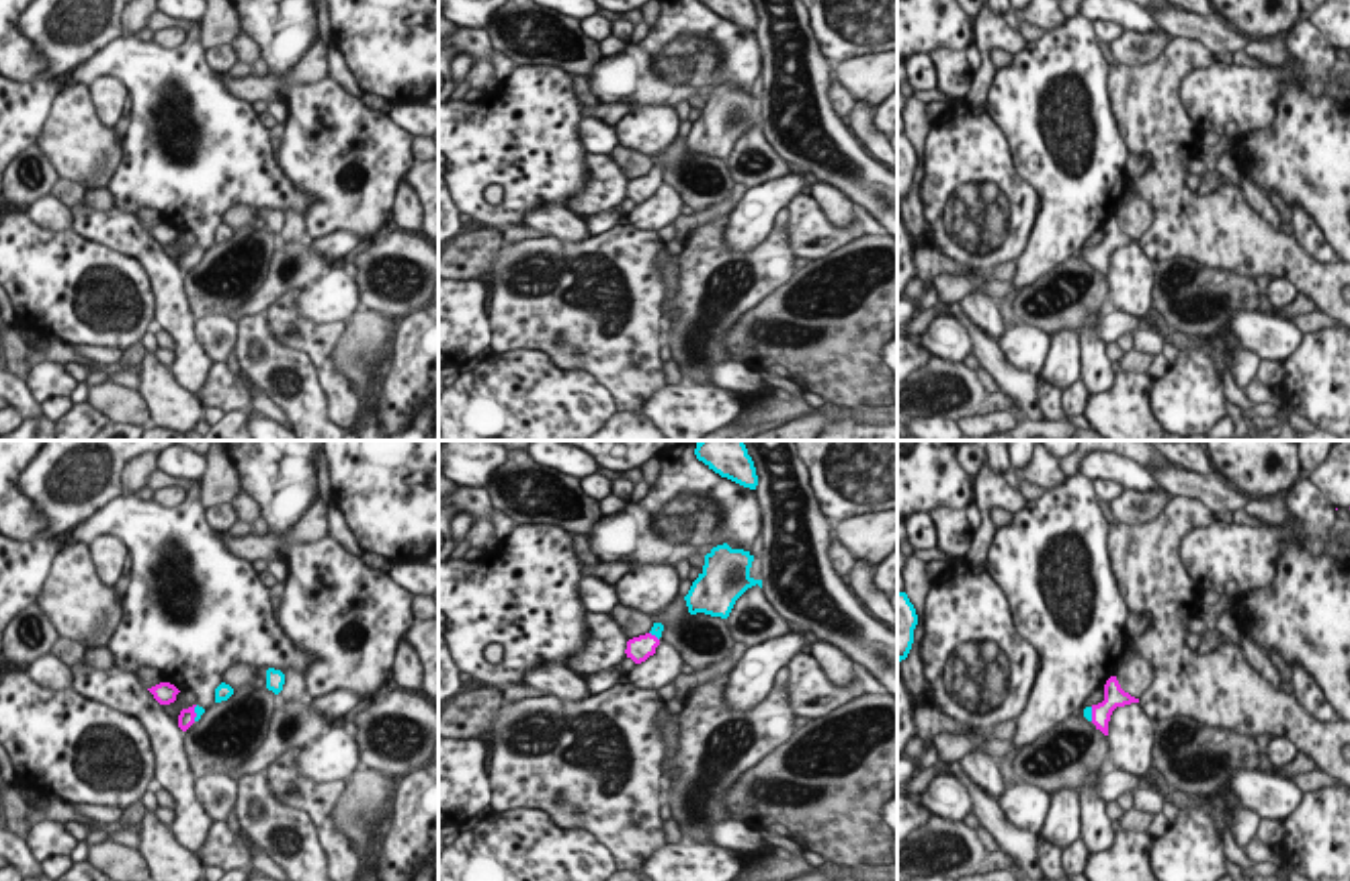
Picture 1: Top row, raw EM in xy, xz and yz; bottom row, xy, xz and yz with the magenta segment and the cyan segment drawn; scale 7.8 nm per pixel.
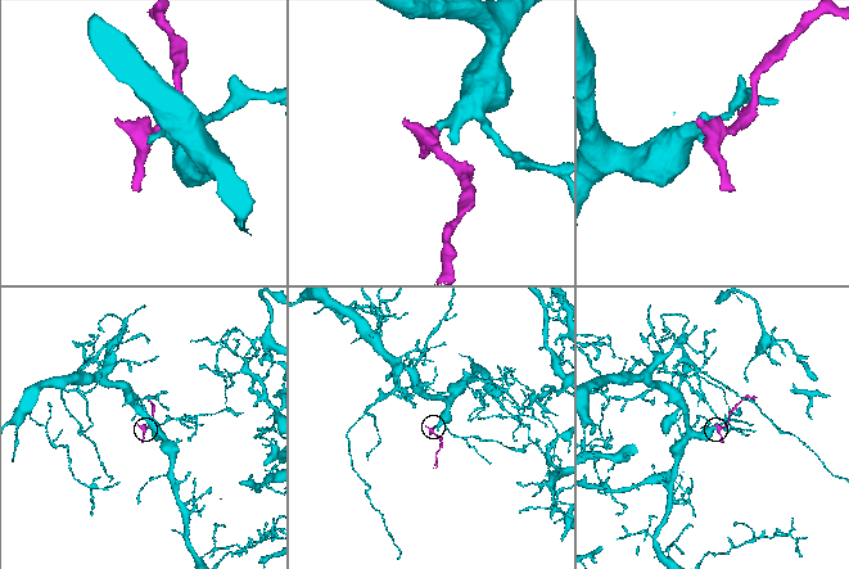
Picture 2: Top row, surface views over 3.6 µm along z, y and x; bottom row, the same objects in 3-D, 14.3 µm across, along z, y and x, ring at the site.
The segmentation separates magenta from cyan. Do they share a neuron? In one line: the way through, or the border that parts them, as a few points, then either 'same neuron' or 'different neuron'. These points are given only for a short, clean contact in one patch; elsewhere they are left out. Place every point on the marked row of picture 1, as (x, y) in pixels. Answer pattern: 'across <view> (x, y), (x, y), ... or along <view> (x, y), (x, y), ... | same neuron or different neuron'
across xy (187, 716), (195, 714), (199, 711) | same neuron

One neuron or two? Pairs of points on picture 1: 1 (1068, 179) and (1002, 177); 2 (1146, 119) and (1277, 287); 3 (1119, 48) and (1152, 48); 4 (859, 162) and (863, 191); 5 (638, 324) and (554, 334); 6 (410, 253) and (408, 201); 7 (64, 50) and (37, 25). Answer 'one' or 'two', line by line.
1: two
2: two
3: one
4: one
5: one
6: two
7: one

